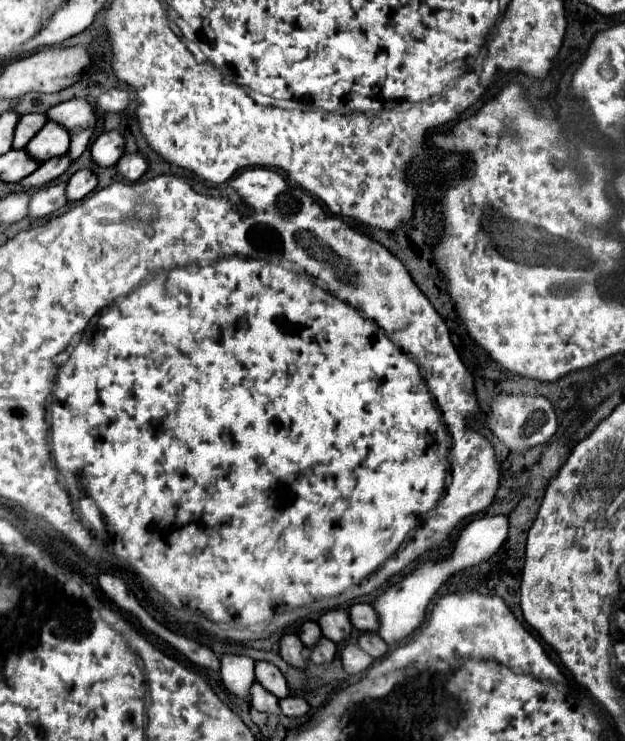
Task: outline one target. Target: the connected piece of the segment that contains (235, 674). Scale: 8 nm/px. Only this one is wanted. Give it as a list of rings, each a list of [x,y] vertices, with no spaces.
[[[222,655],[222,683],[230,693],[240,699],[248,699],[248,689],[256,681],[254,677],[254,659],[246,655]]]

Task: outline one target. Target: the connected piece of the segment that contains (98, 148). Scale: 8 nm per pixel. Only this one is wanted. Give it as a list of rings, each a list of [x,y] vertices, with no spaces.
[[[118,131],[102,133],[90,147],[92,161],[98,167],[112,167],[124,153],[124,137]]]

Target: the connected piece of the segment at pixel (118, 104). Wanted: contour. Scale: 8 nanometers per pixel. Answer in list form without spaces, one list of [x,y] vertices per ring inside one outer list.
[[[115,87],[102,93],[98,99],[96,99],[96,109],[98,111],[110,111],[110,113],[116,113],[116,111],[124,111],[130,102],[130,92],[123,87]]]

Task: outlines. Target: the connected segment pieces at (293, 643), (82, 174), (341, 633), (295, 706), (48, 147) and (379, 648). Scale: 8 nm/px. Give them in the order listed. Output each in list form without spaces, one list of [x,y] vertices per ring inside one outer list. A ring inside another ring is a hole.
[[[284,633],[280,637],[280,655],[286,663],[290,663],[292,667],[298,667],[298,669],[304,669],[306,667],[306,659],[302,655],[302,641],[298,639],[298,635],[294,633]]]
[[[82,169],[78,173],[74,173],[68,181],[68,187],[66,187],[66,197],[70,203],[76,203],[76,201],[82,201],[86,195],[90,195],[96,187],[96,177],[92,175],[92,171],[88,169]]]
[[[334,609],[334,611],[326,611],[320,619],[318,625],[322,629],[322,635],[332,639],[334,643],[342,643],[350,631],[352,631],[352,623],[348,619],[348,613],[344,609]]]
[[[290,695],[290,697],[284,697],[280,699],[280,709],[286,717],[302,717],[308,713],[310,705],[302,699],[302,697],[296,697],[296,695]]]
[[[48,121],[34,137],[32,141],[26,145],[28,157],[32,157],[38,163],[44,163],[52,157],[60,157],[68,153],[68,145],[70,145],[70,137],[66,129],[60,129],[60,125],[54,125],[52,121]]]
[[[362,633],[358,637],[358,645],[368,653],[372,655],[374,659],[382,657],[386,651],[388,651],[388,645],[384,643],[384,639],[378,635],[378,633]]]

